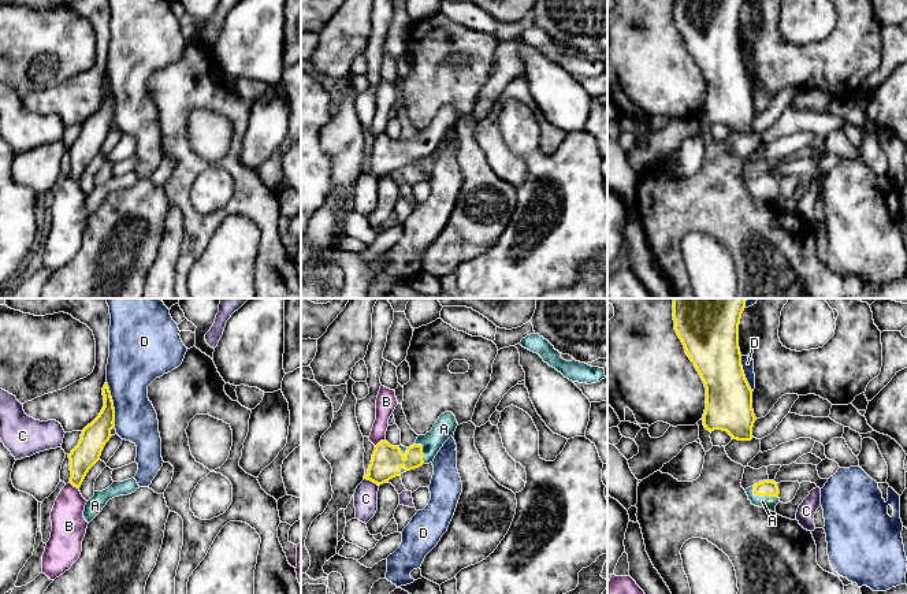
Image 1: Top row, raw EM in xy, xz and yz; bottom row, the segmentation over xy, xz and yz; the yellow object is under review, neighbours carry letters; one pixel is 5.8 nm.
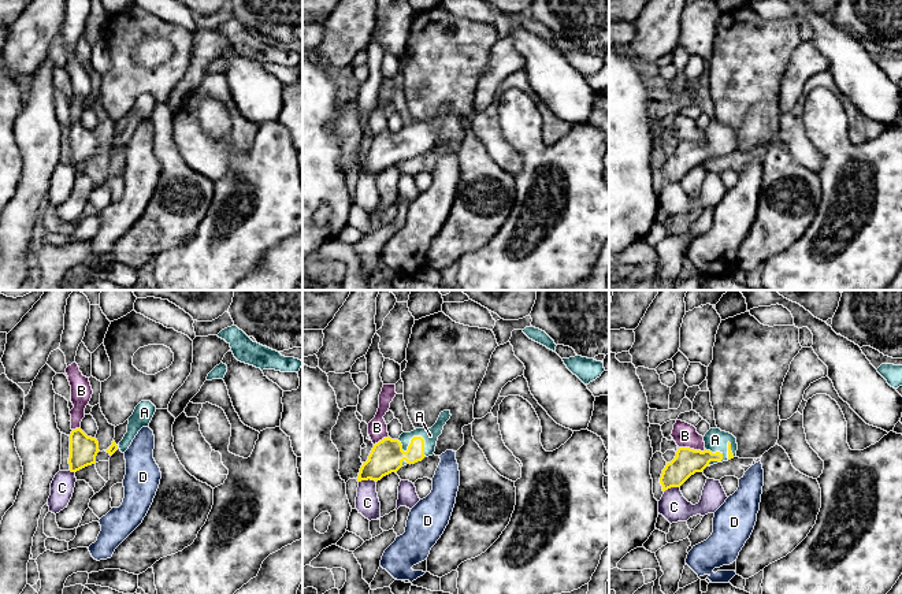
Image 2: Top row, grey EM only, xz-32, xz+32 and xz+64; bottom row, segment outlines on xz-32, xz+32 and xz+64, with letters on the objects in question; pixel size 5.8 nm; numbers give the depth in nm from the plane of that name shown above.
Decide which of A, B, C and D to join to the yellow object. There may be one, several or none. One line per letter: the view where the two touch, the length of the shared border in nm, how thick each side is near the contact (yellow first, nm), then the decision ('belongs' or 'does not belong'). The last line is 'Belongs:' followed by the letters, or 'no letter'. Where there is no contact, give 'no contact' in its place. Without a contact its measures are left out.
A: yz | 170 nm | 100/80 nm | belongs
B: xz | 80 nm | 190/120 nm | does not belong
C: xz | 100 nm | 190/140 nm | does not belong
D: xy | 280 nm | 160/300 nm | does not belong
Belongs: A

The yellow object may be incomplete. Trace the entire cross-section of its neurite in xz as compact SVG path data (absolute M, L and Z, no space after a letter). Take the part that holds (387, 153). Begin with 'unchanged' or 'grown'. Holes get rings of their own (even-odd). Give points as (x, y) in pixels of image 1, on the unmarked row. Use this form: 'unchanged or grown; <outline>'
grown; M451 105L439 109L432 123L419 129L416 135L405 141L393 140L386 133L380 134L373 144L368 167L364 172L378 179L399 170L401 167L434 155L443 137L454 129L458 116Z

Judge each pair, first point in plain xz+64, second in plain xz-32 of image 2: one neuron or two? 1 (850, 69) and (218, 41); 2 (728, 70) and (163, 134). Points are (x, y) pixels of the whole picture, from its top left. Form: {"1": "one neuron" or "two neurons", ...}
{"1": "two neurons", "2": "two neurons"}

